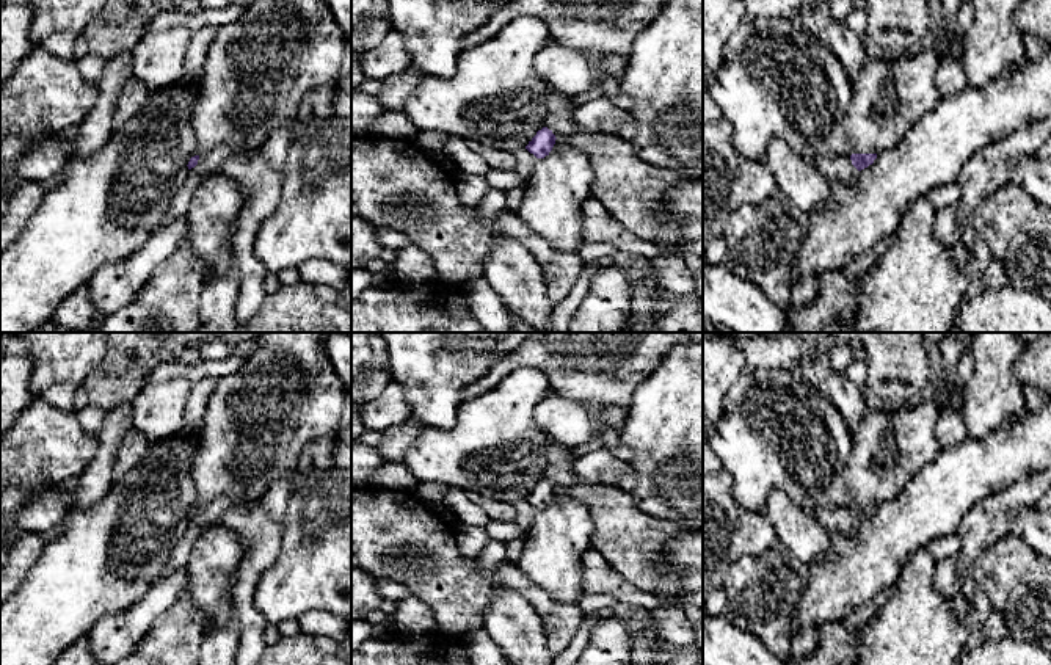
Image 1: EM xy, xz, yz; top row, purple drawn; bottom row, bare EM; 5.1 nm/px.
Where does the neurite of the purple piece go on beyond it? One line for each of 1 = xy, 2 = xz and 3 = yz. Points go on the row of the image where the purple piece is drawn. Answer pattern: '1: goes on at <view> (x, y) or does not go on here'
1: does not go on here
2: does not go on here
3: does not go on here

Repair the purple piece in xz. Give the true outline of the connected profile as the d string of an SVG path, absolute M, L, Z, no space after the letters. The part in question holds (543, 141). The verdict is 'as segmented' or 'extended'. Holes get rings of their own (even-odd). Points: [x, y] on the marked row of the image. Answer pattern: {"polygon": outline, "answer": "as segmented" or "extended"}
{"polygon": "M543 127L536 135L529 141L526 149L533 154L536 158L544 158L549 155L555 144L555 135L547 127Z", "answer": "as segmented"}

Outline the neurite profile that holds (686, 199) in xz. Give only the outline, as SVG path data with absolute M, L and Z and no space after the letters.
M703 179L686 180L667 193L667 205L682 218L682 242L662 246L662 253L649 257L662 289L676 296L692 295L695 278L686 265L687 254L703 259Z

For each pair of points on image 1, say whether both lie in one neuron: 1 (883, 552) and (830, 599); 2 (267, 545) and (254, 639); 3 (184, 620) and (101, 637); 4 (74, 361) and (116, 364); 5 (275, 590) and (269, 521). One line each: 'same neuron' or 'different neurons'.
1: same neuron
2: same neuron
3: different neurons
4: different neurons
5: different neurons

